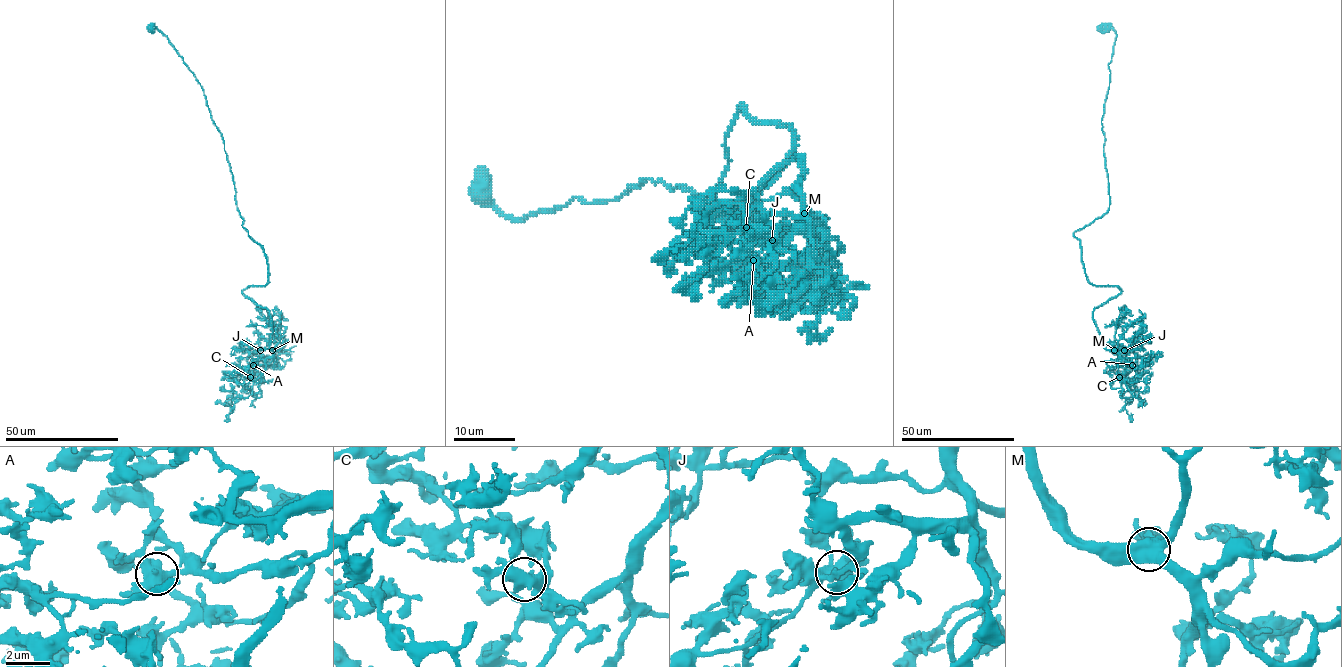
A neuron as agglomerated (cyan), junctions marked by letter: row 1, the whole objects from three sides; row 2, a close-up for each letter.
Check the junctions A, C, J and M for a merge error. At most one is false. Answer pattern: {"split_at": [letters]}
{"split_at": ["M"]}

